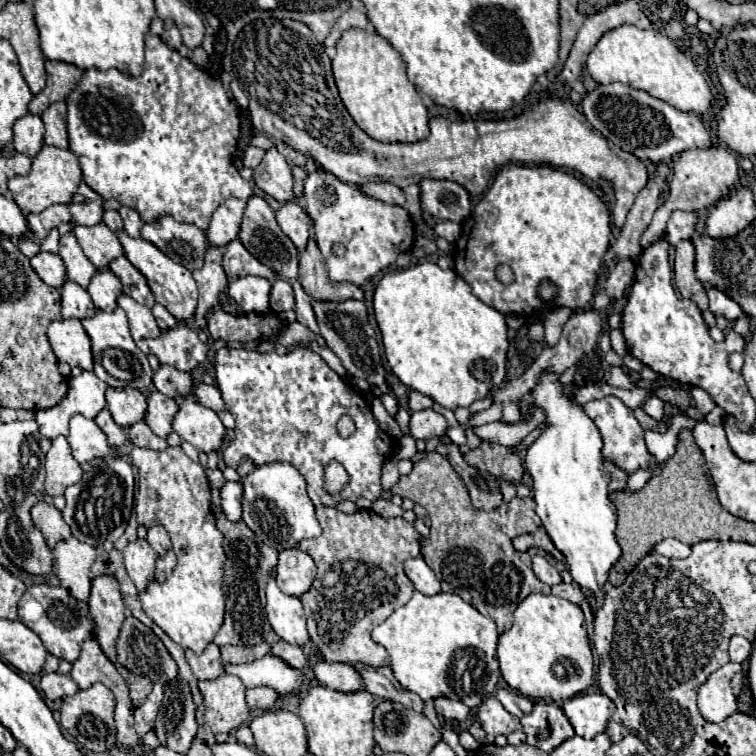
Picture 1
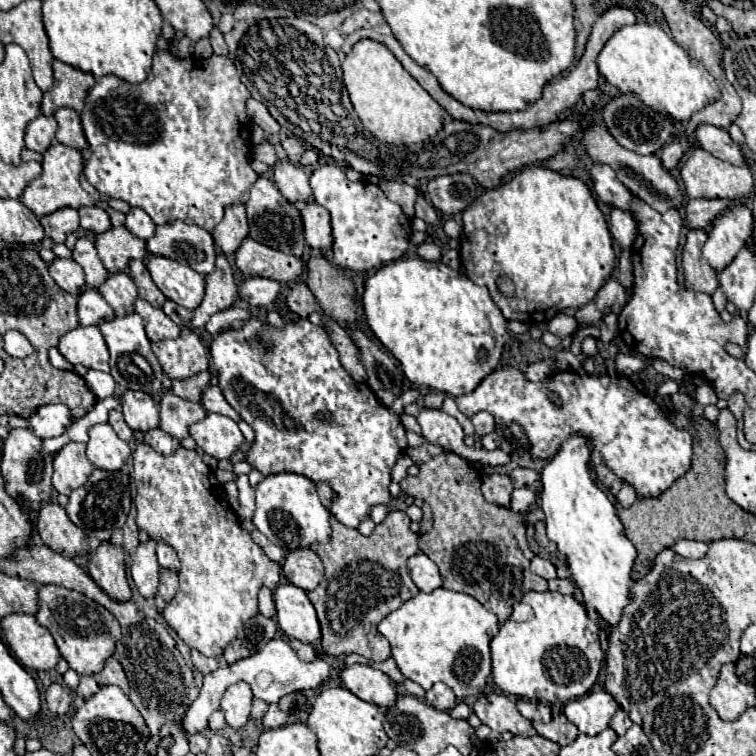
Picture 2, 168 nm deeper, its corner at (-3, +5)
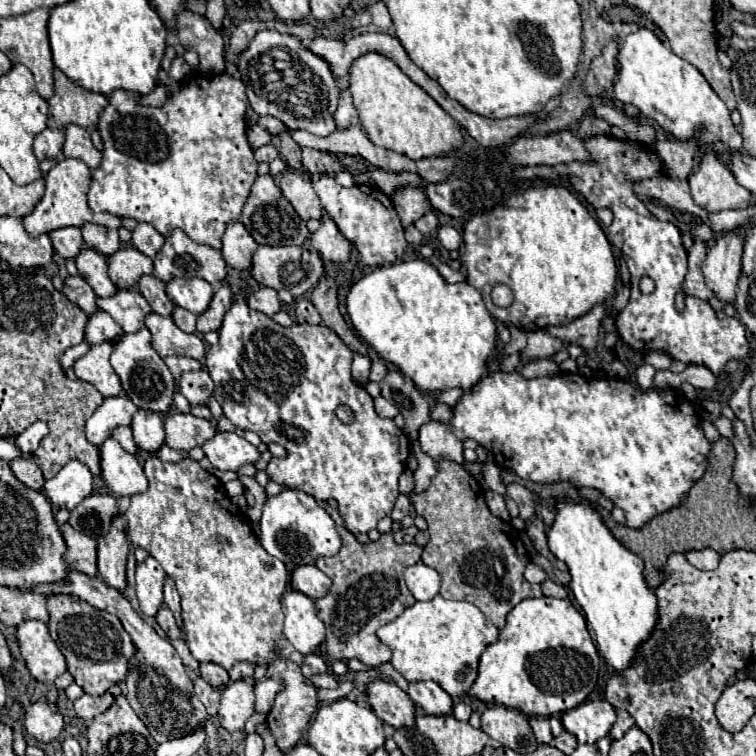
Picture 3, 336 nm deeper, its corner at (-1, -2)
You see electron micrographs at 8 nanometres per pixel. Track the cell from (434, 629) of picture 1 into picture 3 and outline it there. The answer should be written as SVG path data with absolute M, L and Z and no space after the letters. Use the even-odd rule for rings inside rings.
M435 596L429 602L415 602L399 618L381 626L377 636L393 652L391 664L407 682L437 682L451 698L465 696L477 680L481 652L497 642L499 630L471 602L445 600Z

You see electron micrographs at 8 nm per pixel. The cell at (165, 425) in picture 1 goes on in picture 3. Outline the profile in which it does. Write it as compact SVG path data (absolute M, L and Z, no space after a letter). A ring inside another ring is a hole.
M169 410L165 416L165 434L165 444L169 448L191 450L209 440L215 434L215 428L205 418Z

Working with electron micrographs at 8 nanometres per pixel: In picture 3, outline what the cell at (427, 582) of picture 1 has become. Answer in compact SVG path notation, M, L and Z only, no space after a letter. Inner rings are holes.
M417 562L405 568L405 582L415 600L431 600L439 594L441 576L437 570L425 566L423 562Z

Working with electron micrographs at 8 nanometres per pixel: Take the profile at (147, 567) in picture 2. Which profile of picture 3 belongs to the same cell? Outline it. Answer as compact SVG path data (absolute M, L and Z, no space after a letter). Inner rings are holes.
M147 556L145 562L137 564L135 580L137 580L137 598L141 612L145 616L155 616L159 606L163 604L165 570L153 556Z

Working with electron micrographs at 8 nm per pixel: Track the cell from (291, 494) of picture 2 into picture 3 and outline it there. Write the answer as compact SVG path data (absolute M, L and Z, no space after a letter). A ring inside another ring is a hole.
M283 490L277 496L269 496L261 514L261 546L275 558L279 558L287 570L301 564L313 564L319 556L333 556L341 548L341 538L335 530L333 518L317 504L317 500L303 490Z

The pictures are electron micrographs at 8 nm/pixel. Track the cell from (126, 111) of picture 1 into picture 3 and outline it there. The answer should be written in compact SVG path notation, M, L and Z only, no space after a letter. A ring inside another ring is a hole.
M221 72L217 76L209 76L209 78L201 76L201 74L191 74L187 80L179 82L179 90L173 92L163 106L145 106L145 104L139 102L141 94L129 92L129 90L115 90L113 94L107 96L107 100L109 100L109 104L99 112L99 124L97 124L97 130L101 134L105 150L103 150L101 164L91 174L91 186L89 186L89 192L87 192L89 208L93 212L109 212L109 214L115 214L115 216L135 218L137 222L147 222L157 232L161 232L163 236L171 234L173 228L181 228L191 240L195 240L199 244L213 246L213 248L219 248L221 246L221 236L225 232L225 226L229 222L241 218L241 210L243 210L243 206L245 206L245 202L249 198L251 186L253 186L253 182L257 178L257 162L253 158L253 150L249 148L247 139L247 122L245 122L247 96L245 96L243 82L233 78L227 72Z

